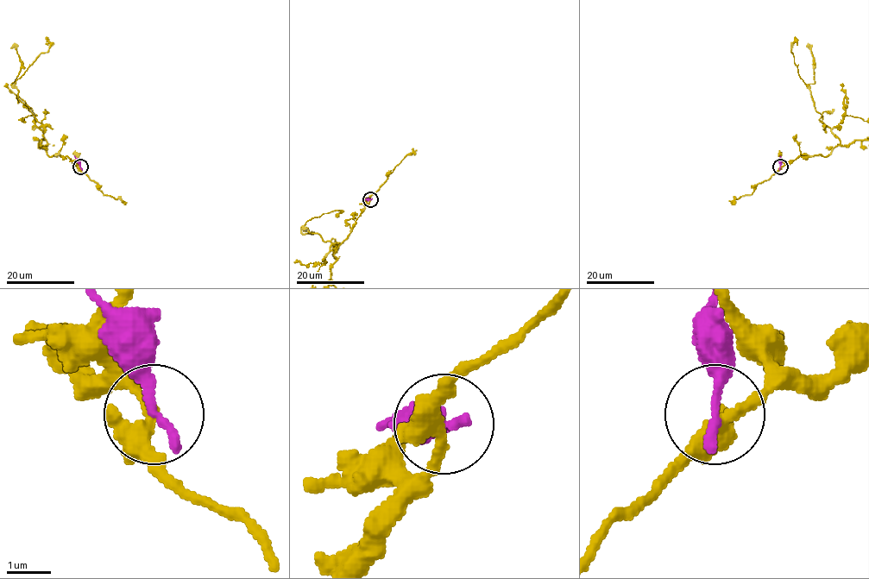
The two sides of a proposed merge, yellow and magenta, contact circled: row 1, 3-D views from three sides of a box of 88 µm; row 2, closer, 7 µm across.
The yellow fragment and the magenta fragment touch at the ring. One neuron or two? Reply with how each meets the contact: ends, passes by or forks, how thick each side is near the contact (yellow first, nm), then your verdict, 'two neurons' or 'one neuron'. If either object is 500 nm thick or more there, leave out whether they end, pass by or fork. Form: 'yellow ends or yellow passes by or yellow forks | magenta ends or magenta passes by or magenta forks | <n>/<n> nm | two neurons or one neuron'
yellow forks | magenta ends | 300/300 nm | two neurons

